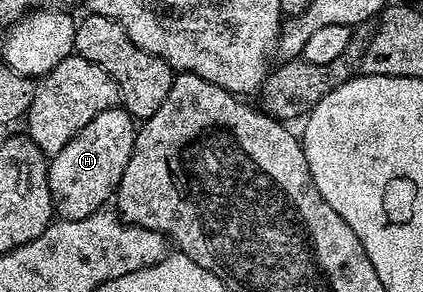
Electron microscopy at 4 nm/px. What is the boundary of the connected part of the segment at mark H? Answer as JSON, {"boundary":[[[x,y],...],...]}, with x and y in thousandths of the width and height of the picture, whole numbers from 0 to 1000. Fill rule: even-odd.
{"boundary":[[[272,366],[241,380],[168,476],[132,534],[116,541],[113,640],[123,654],[128,726],[149,757],[196,757],[217,733],[234,726],[251,685],[267,678],[279,658],[279,630],[293,599],[293,572],[303,572],[303,545],[317,514],[319,404],[296,370]]]}

